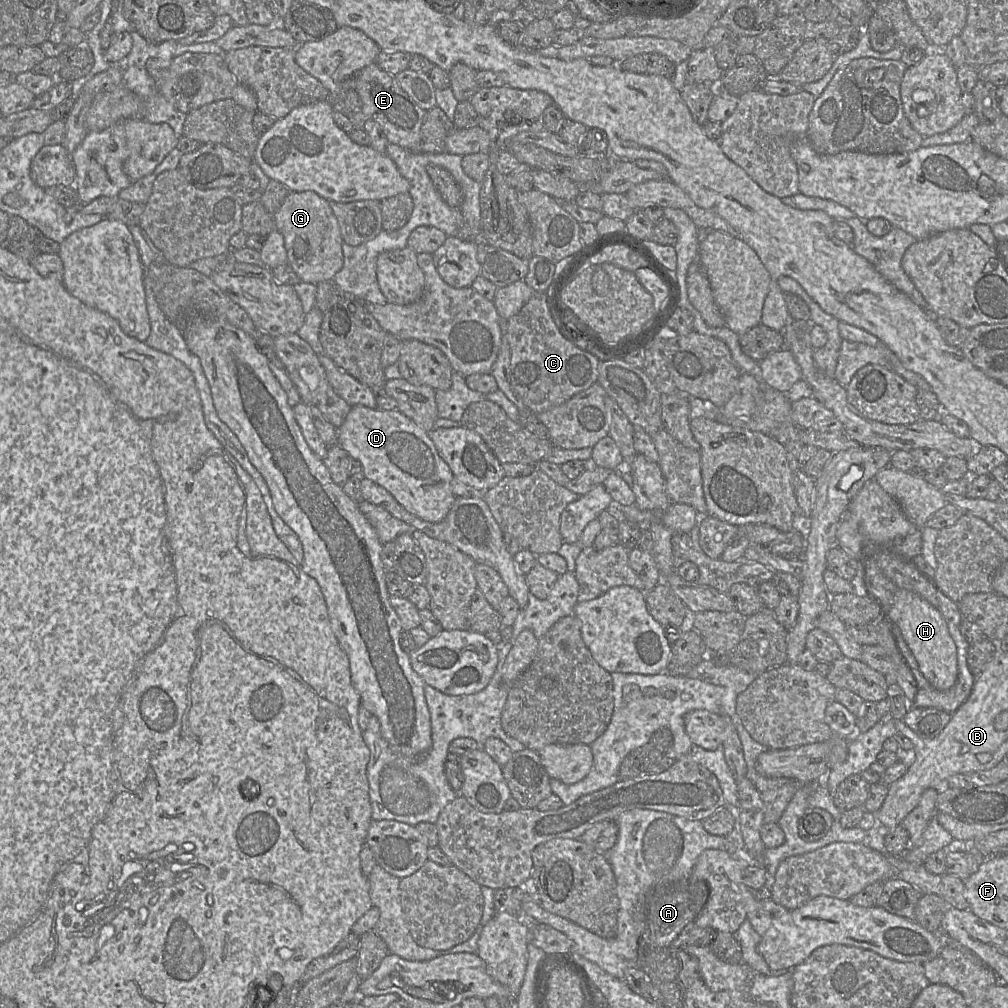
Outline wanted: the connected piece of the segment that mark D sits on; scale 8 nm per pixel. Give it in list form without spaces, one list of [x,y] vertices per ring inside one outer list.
[[[363,405],[351,406],[343,423],[337,428],[336,444],[344,449],[350,458],[361,463],[362,477],[385,488],[409,513],[431,523],[442,521],[448,514],[456,499],[451,488],[454,475],[439,456],[428,433],[399,410],[382,411]]]

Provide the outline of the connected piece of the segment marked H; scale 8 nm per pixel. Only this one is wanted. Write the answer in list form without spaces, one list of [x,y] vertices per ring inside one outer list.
[[[899,588],[885,618],[901,632],[925,679],[937,690],[952,688],[958,677],[957,648],[942,614],[919,595]]]

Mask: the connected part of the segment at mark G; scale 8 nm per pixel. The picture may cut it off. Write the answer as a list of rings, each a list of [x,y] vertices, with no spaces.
[[[314,191],[291,192],[273,215],[284,237],[288,263],[304,283],[318,284],[332,280],[344,263],[339,224],[329,201]]]

